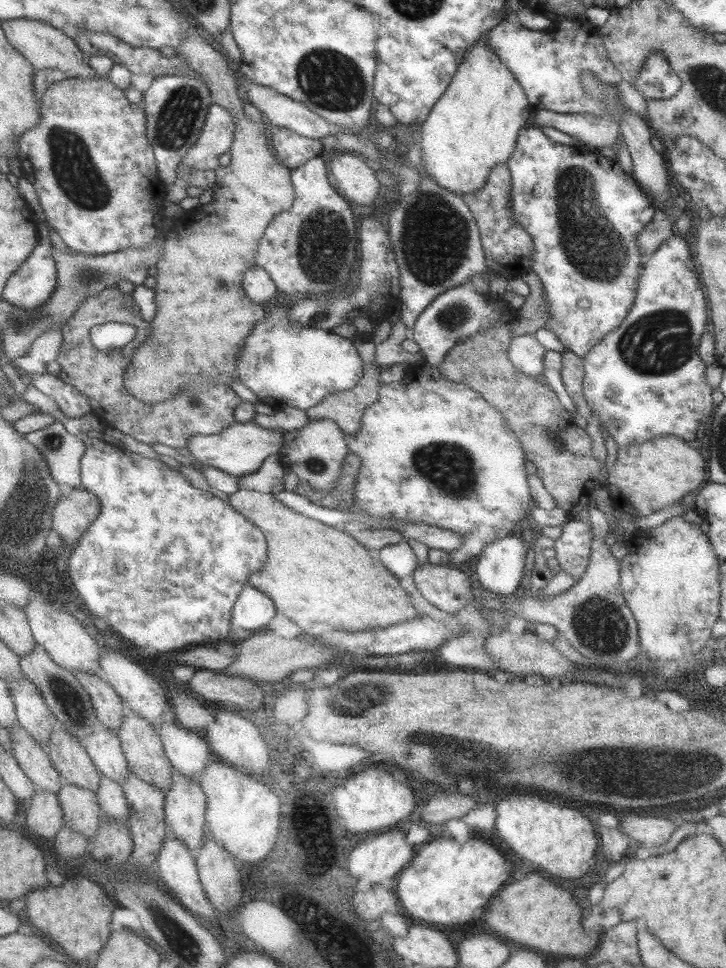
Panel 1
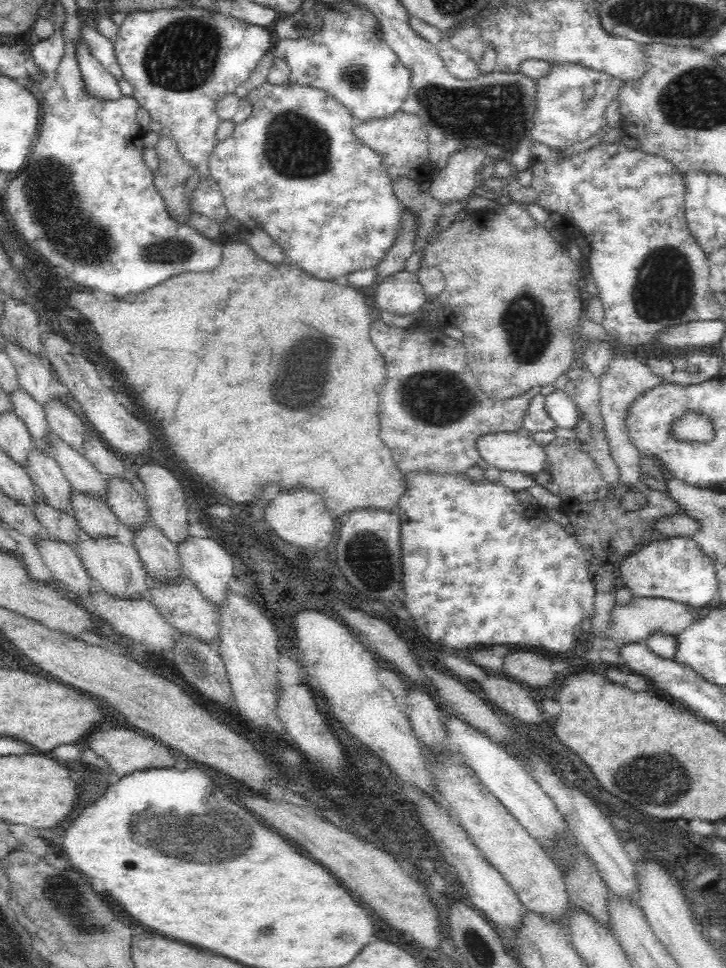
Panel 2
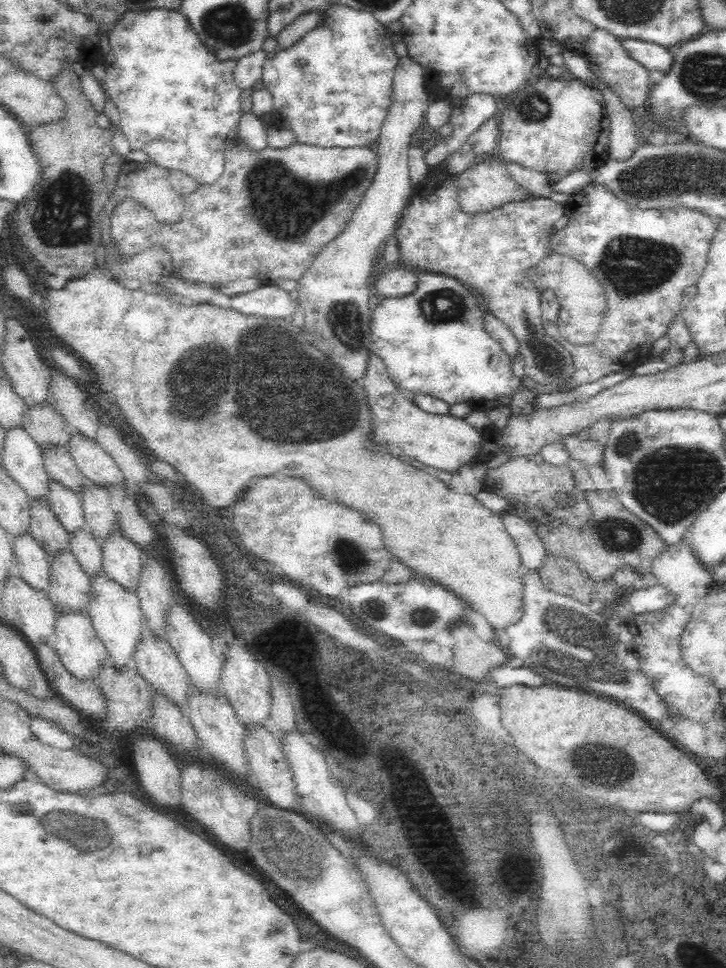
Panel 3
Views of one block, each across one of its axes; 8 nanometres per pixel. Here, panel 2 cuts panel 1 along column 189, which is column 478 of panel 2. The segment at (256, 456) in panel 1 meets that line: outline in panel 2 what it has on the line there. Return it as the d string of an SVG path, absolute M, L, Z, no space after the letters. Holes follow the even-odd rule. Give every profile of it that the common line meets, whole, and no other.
M518 430L518 432L500 432L500 434L488 434L478 440L478 450L484 462L488 462L492 468L498 470L512 470L512 472L526 472L532 476L538 476L544 472L546 464L546 450L540 446L534 438L532 432L528 430Z

